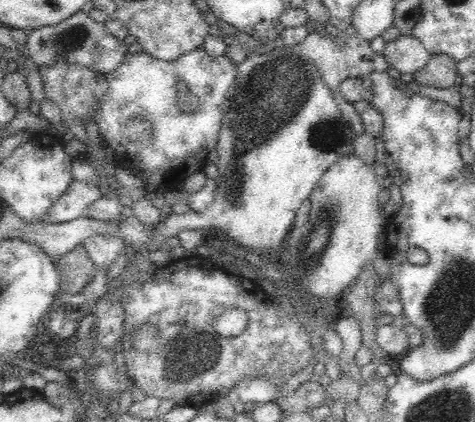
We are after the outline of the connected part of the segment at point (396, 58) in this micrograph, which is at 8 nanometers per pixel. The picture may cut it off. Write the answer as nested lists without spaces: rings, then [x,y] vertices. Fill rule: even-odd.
[[[400,35],[396,40],[386,43],[381,51],[390,67],[404,74],[414,74],[428,63],[431,54],[426,47],[412,35]]]

